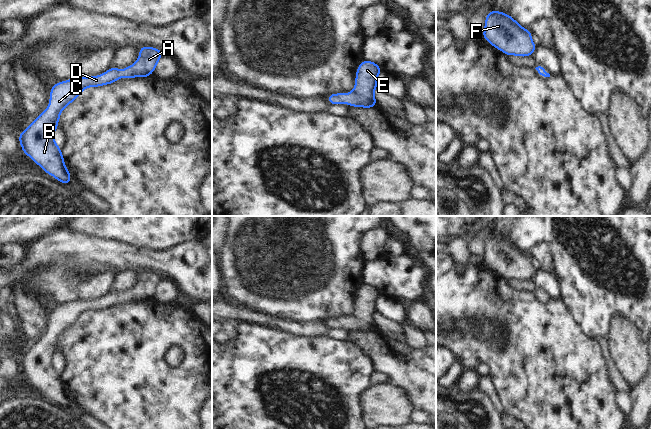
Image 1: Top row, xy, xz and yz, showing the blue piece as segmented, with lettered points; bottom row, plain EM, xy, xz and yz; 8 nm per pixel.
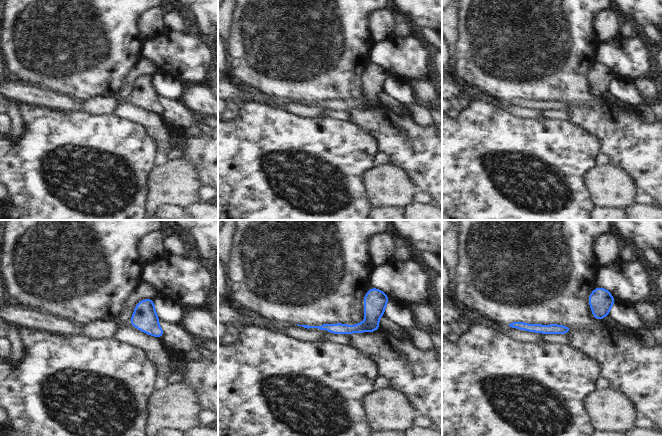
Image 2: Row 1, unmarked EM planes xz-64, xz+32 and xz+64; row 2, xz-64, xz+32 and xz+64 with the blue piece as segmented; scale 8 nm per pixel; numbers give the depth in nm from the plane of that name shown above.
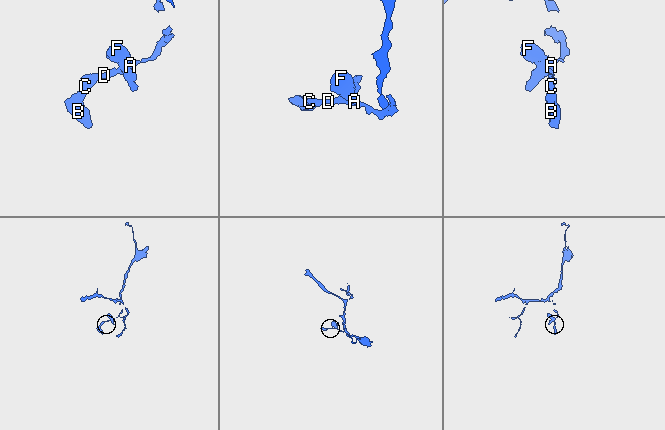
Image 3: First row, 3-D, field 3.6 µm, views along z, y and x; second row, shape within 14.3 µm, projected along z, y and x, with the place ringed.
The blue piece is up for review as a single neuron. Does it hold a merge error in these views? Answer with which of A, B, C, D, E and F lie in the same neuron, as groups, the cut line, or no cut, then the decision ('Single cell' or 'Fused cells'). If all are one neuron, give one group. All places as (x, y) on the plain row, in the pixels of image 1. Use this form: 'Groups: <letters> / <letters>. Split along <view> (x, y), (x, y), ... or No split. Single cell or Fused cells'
Groups: A B C D E F. No split. Single cell

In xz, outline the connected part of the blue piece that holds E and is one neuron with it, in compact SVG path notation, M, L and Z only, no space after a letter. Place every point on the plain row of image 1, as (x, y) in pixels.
M363 284L356 296L355 313L348 318L337 317L326 320L331 329L347 327L349 330L370 332L377 329L374 313L378 312L377 300L380 291L368 284Z

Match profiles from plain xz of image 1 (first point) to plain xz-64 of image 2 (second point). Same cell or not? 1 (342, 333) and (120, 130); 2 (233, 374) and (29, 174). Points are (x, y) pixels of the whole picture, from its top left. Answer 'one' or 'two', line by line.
1: two
2: one

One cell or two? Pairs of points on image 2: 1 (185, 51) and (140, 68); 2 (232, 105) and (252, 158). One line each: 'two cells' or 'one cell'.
1: two cells
2: two cells

